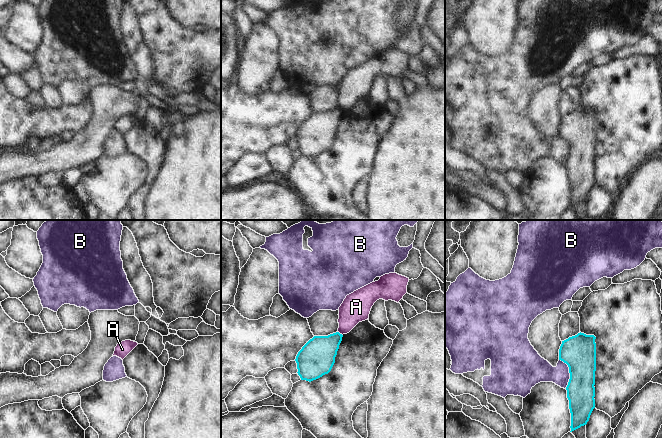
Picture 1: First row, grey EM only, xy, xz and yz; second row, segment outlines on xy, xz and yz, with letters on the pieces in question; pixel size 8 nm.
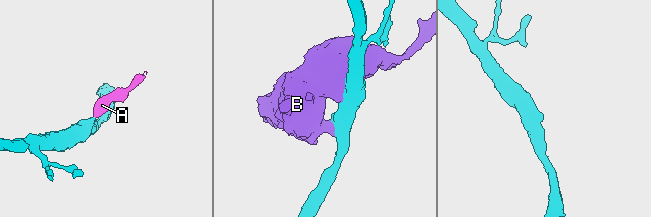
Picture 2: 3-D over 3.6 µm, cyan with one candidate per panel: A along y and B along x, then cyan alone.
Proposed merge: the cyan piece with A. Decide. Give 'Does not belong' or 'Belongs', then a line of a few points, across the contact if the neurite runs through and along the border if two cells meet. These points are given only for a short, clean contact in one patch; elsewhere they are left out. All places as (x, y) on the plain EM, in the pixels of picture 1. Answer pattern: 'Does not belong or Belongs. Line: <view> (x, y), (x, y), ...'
Does not belong. Line: xz (337, 107), (342, 111).

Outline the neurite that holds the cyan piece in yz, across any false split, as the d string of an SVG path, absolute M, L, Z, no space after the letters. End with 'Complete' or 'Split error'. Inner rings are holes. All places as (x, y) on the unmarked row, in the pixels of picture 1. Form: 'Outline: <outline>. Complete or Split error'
Outline: M578 109L562 117L559 125L559 136L569 143L570 155L566 163L569 185L571 189L571 207L584 202L589 197L595 184L595 147L596 147L596 113Z. Complete.

